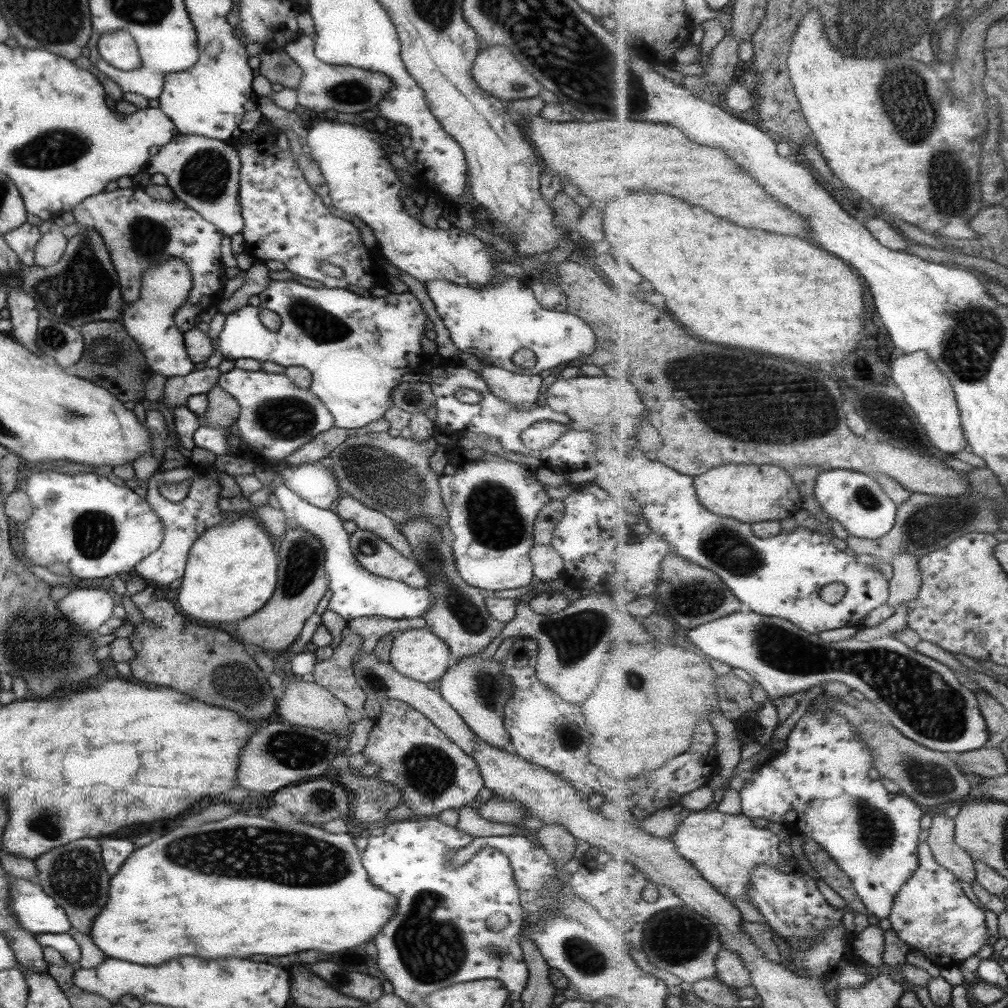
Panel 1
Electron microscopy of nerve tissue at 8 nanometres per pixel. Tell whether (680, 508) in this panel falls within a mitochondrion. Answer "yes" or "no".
no

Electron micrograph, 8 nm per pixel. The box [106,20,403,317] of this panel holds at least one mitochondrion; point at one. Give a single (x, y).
(206, 176)

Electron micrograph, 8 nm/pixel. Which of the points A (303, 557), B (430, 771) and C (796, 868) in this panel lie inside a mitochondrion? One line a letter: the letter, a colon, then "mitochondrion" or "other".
A: mitochondrion
B: mitochondrion
C: other

